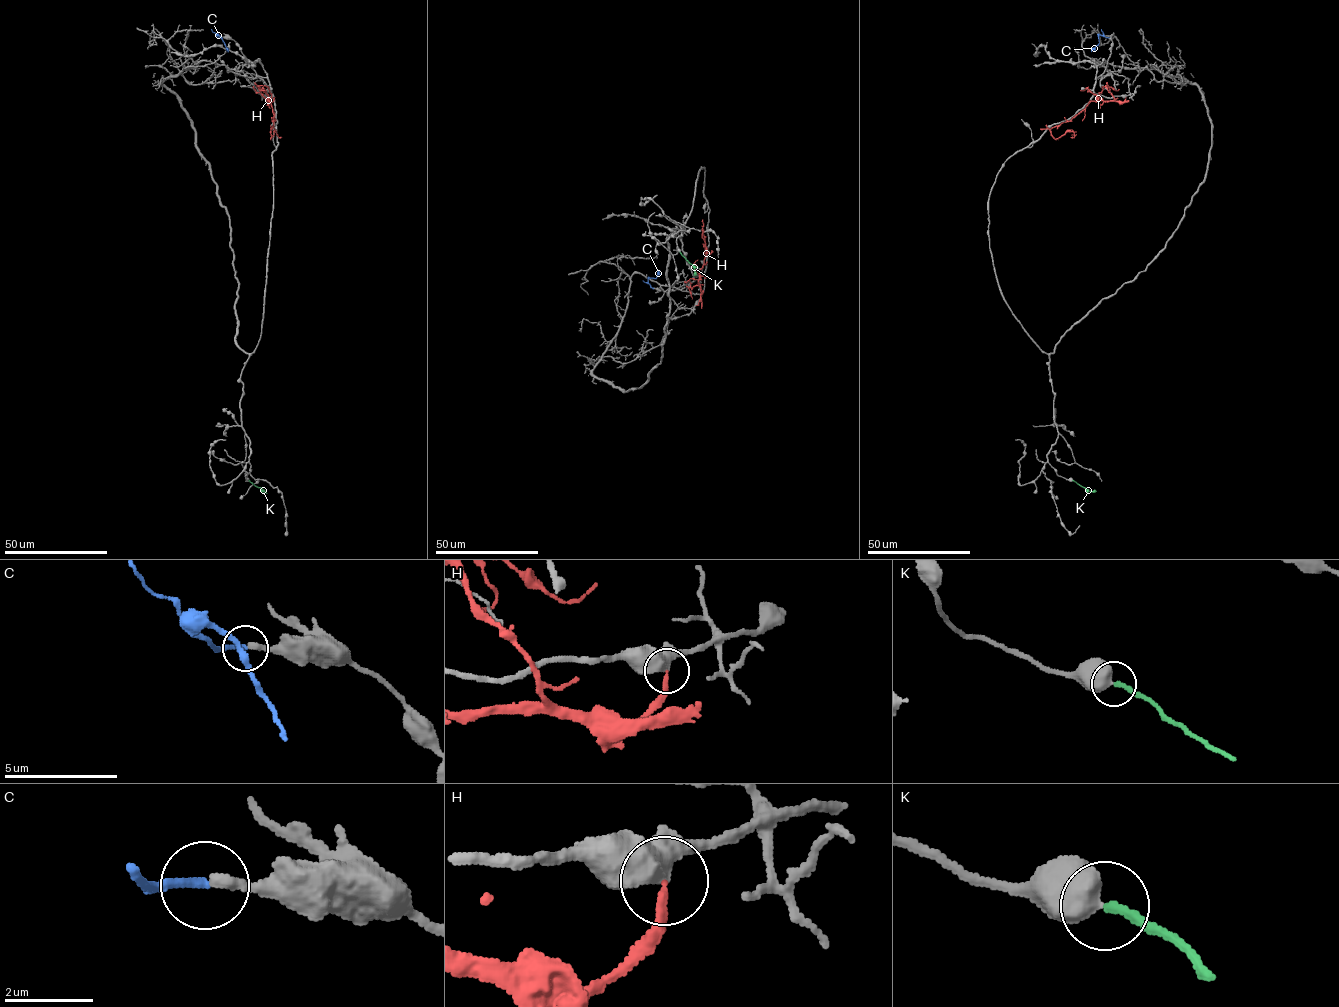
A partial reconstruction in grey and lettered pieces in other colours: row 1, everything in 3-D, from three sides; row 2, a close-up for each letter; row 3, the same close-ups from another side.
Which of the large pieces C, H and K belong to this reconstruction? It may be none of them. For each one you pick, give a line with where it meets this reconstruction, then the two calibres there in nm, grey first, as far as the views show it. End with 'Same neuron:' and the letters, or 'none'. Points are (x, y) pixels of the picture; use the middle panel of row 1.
K: meets grey at (680, 252); 600 nm thick on the grey side, 180 nm on the other
Same neuron: K

